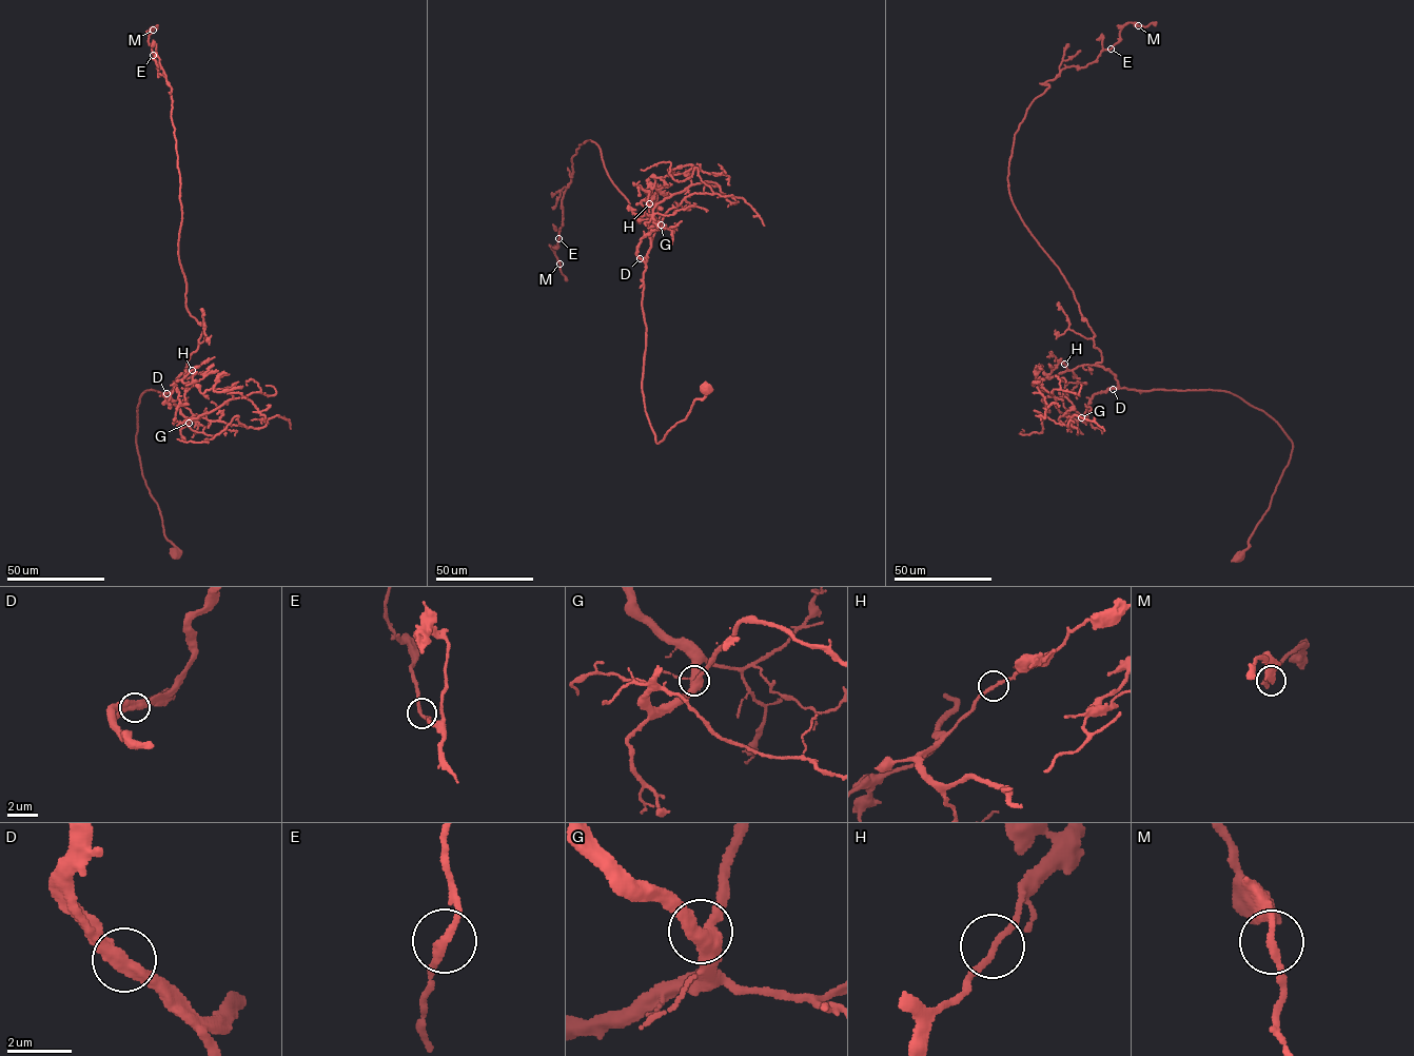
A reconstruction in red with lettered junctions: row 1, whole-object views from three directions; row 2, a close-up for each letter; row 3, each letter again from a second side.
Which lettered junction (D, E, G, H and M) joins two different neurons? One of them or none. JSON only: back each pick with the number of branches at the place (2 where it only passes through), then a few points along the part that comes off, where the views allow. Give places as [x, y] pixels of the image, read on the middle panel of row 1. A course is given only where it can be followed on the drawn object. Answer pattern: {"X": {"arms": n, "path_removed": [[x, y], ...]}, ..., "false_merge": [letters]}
{"false_merge": []}

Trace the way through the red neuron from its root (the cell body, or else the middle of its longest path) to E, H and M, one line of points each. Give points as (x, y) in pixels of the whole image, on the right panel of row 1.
E: (1240, 556), (1292, 441), (1228, 392), (1119, 388), (1008, 191), (1015, 134), (1044, 82), (1111, 49)
H: (1240, 556), (1290, 458), (1293, 443), (1282, 428), (1228, 392), (1119, 388), (1108, 369), (1064, 364)
M: (1240, 556), (1292, 441), (1228, 392), (1119, 388), (1008, 191), (1015, 134), (1044, 82), (1138, 25)

